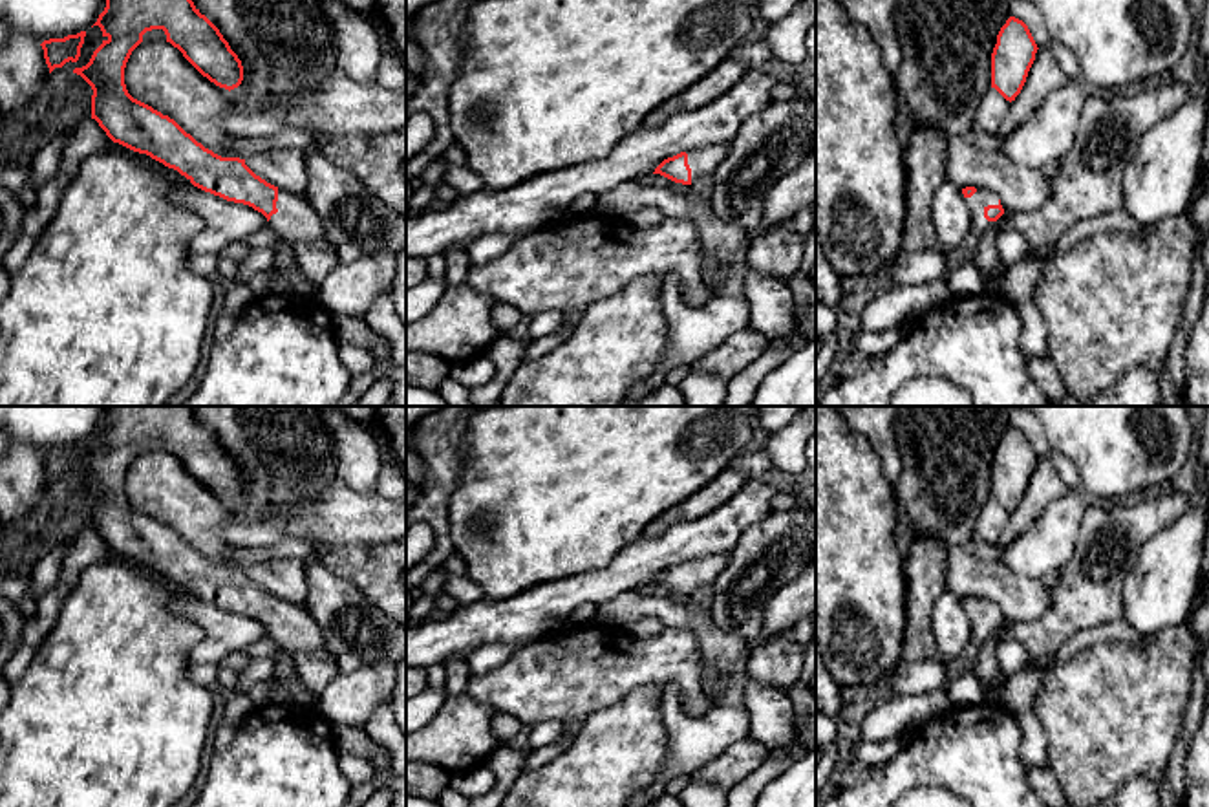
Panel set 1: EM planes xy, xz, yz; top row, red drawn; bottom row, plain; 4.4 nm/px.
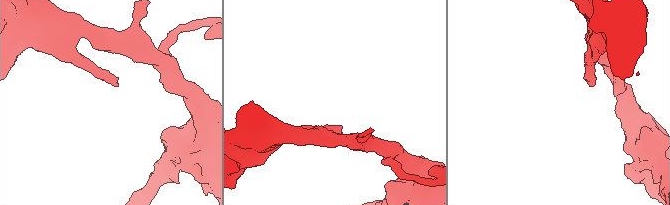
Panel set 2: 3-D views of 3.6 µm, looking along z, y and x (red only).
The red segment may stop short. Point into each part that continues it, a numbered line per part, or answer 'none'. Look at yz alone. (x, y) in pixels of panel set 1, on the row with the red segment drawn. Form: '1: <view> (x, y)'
1: yz (981, 198)

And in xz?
1: xz (703, 161)

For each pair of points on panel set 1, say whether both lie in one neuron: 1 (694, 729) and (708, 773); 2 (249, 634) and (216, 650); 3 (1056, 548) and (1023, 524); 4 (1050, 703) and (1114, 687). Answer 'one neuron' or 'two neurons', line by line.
1: two neurons
2: one neuron
3: two neurons
4: one neuron

